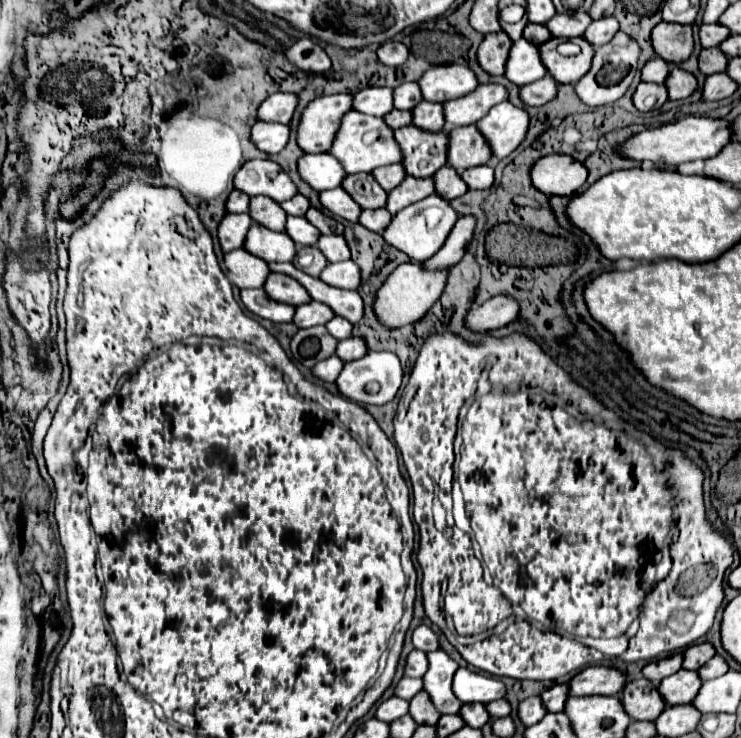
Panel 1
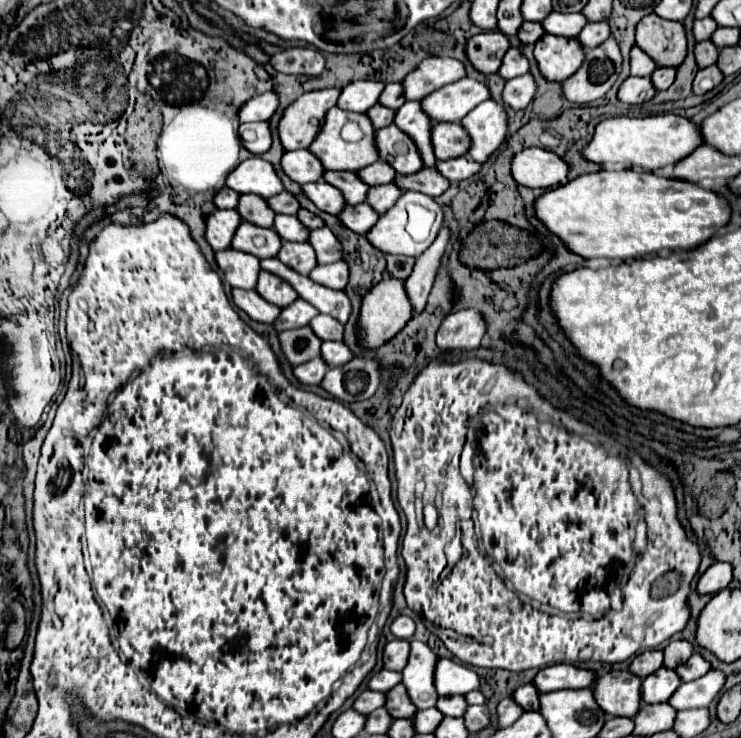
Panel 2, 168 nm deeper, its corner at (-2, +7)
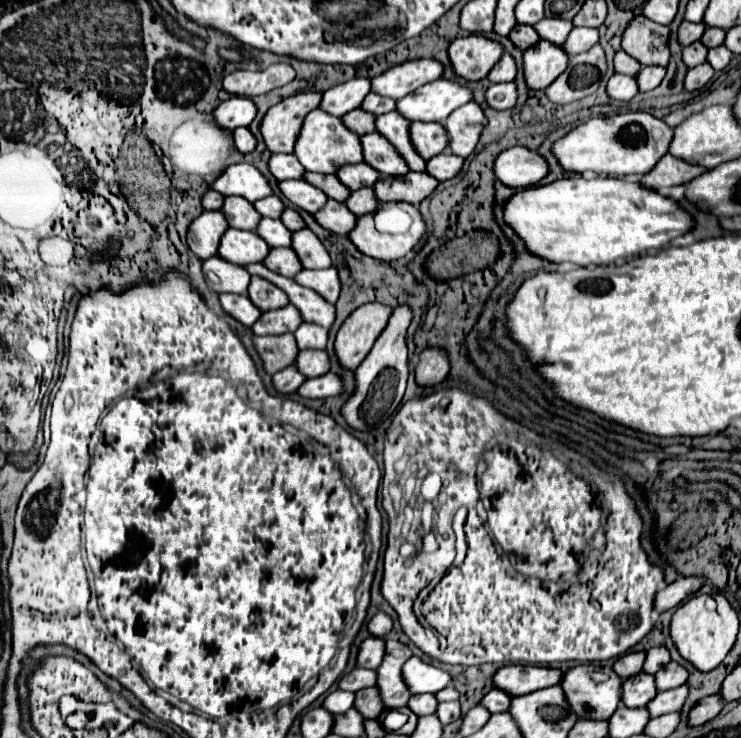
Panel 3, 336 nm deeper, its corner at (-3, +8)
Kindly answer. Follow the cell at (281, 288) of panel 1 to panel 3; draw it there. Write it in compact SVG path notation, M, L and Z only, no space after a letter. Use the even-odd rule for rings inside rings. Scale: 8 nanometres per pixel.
M253 276L253 278L251 278L251 284L249 284L249 288L247 288L247 294L249 294L249 300L251 300L261 312L277 310L277 308L289 304L285 292L281 292L275 284L269 284L267 280L261 280L259 276Z

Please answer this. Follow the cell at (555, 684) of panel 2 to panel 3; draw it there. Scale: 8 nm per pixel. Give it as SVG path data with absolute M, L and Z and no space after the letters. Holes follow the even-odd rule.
M501 666L493 674L493 686L507 692L509 696L523 696L541 688L549 688L553 684L559 684L561 670L553 670L547 666Z

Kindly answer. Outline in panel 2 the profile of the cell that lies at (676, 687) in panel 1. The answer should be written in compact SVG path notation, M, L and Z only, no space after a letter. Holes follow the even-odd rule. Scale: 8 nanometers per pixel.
M662 667L644 679L644 703L668 701L680 685L682 685L680 675L674 669Z

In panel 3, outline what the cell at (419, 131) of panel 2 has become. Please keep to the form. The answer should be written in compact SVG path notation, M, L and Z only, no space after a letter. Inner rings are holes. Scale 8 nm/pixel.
M393 110L377 116L375 130L393 144L393 148L405 160L409 170L425 172L425 160L421 160L421 156L413 152L413 144L409 144L409 124L411 124L409 120L405 120L403 116L397 116L397 112Z

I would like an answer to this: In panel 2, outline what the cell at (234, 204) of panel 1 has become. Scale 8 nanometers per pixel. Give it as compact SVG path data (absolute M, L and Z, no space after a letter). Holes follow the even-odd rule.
M228 187L220 189L216 193L216 197L214 197L214 203L216 203L218 209L236 209L238 201L240 201L240 193L236 193L236 191L228 189Z

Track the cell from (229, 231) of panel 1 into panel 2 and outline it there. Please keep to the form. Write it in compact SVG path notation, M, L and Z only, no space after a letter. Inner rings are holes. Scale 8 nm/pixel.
M236 209L214 211L208 217L208 225L206 225L206 237L208 237L208 243L212 245L212 249L214 251L228 249L240 223L242 223L242 219Z

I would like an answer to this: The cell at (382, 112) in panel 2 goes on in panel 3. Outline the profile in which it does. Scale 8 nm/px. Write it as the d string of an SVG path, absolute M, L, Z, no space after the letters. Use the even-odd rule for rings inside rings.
M361 108L353 110L353 112L347 112L345 116L341 116L341 122L351 130L355 132L357 136L365 136L365 134L371 134L375 128L373 128L373 120L375 116L369 114L369 112L363 112Z

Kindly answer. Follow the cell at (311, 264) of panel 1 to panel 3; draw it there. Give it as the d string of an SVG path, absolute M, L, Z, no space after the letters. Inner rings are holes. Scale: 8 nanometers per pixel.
M273 248L273 250L269 250L263 264L269 270L273 270L281 276L287 276L287 278L293 278L301 270L301 262L297 260L297 254L293 252L293 248Z

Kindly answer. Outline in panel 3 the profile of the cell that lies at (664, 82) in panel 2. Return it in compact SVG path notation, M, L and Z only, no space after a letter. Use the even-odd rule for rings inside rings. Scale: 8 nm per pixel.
M643 66L635 78L637 78L637 84L639 84L639 92L649 92L649 90L653 90L661 84L661 80L665 78L665 68Z

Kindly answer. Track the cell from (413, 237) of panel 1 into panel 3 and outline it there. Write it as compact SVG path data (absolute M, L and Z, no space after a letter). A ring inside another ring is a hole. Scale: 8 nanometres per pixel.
M407 204L405 212L413 220L411 228L405 234L397 234L397 236L381 234L381 232L375 230L373 216L365 214L365 216L357 216L357 224L347 234L347 238L365 256L379 258L379 260L397 260L397 258L403 258L403 256L407 256L411 252L415 242L425 234L425 224L423 224L423 218L421 218L419 210L415 206L411 206L411 204Z

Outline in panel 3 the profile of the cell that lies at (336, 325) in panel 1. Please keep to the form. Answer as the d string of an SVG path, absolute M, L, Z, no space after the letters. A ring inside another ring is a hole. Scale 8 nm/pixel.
M301 324L293 336L299 350L323 350L327 344L327 330L317 328L317 324Z

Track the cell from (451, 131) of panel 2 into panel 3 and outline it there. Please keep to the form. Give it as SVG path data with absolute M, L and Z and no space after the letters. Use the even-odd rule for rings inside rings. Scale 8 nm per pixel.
M411 122L409 126L409 138L415 148L415 152L423 158L429 160L437 154L441 154L447 148L445 140L445 130L441 124L421 124L421 122Z

